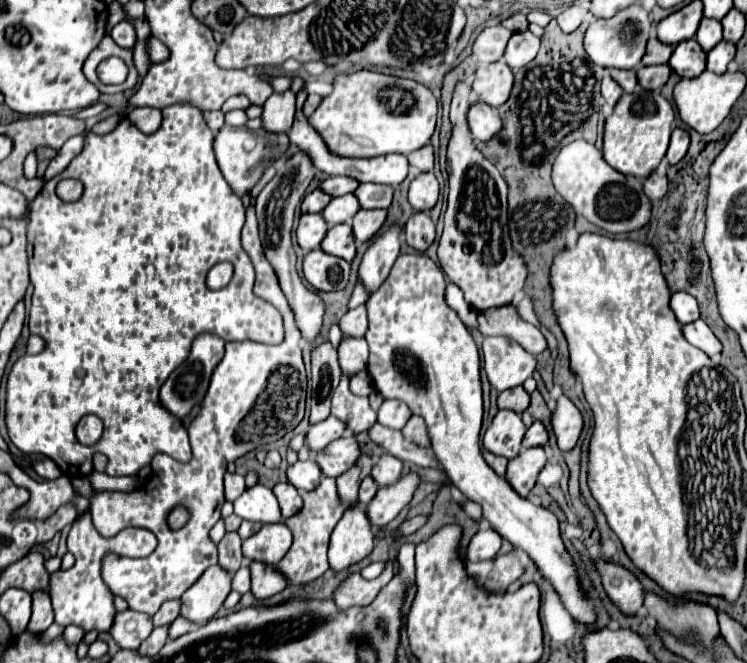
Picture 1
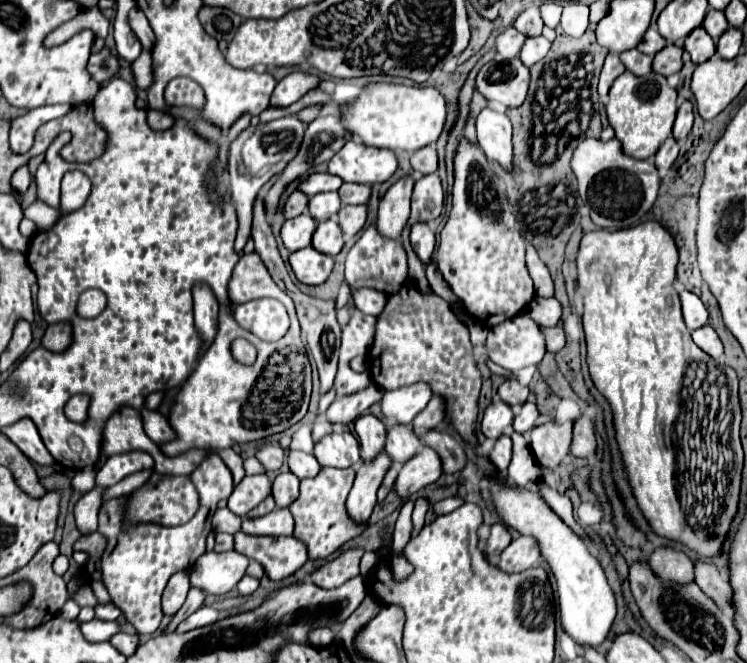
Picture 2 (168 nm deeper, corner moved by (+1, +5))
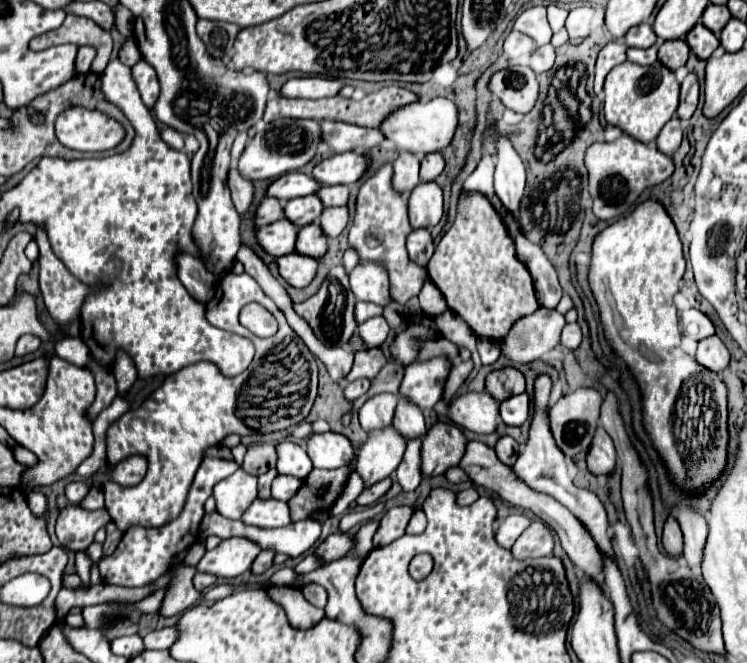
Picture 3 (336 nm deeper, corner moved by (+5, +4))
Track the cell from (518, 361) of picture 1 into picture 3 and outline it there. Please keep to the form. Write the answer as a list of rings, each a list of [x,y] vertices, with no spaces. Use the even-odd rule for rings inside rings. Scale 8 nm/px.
[[[540,307],[536,313],[516,321],[516,325],[512,325],[512,333],[508,333],[504,341],[498,341],[500,353],[518,365],[544,359],[544,355],[558,345],[562,327],[564,315],[554,309]]]

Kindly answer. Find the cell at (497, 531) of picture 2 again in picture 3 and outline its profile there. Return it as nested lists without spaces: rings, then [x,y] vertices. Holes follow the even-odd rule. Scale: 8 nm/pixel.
[[[514,513],[510,517],[506,517],[498,529],[496,529],[496,543],[504,549],[510,549],[514,545],[514,541],[520,537],[520,533],[530,525],[530,519],[526,515]]]

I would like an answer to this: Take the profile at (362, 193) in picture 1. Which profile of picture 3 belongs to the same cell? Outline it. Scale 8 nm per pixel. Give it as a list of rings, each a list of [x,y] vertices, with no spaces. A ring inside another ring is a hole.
[[[334,185],[334,187],[322,187],[318,193],[316,193],[322,203],[326,207],[332,207],[332,205],[346,205],[348,203],[348,197],[350,197],[350,189],[346,185]]]

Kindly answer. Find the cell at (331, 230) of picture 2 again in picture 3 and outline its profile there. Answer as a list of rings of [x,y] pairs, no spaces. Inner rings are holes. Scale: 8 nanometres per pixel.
[[[318,223],[306,225],[304,229],[298,231],[298,241],[296,241],[296,251],[304,253],[308,257],[320,259],[328,251],[328,237],[324,237],[324,231],[320,229]]]

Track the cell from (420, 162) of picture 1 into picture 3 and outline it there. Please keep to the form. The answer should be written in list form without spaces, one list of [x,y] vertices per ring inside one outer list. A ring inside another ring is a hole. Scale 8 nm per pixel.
[[[428,153],[422,161],[420,161],[420,181],[432,181],[436,179],[444,169],[444,159],[442,153]]]

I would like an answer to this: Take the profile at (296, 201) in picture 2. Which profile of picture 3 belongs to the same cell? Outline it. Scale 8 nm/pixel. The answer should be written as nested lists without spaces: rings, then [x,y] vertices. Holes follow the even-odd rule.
[[[266,197],[264,201],[262,201],[262,205],[258,207],[258,211],[256,211],[256,225],[258,227],[264,227],[264,225],[268,225],[268,223],[272,223],[272,221],[278,221],[280,217],[284,217],[284,207],[282,207],[282,203],[274,197]]]

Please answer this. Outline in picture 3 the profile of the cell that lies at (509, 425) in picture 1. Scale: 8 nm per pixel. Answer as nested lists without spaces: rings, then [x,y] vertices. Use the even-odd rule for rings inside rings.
[[[466,391],[450,401],[450,419],[462,429],[474,431],[478,435],[490,435],[496,431],[500,405],[488,393]]]

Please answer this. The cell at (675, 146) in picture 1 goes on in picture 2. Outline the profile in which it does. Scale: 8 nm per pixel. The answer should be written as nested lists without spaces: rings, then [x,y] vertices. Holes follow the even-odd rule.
[[[686,100],[678,108],[678,116],[676,116],[676,122],[674,122],[676,140],[682,140],[692,130],[692,122],[694,122],[694,106],[692,106],[690,100]]]

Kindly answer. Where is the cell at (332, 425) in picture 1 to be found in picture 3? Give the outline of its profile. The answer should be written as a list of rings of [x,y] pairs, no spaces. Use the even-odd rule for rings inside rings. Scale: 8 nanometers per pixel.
[[[356,379],[354,383],[350,383],[346,389],[344,389],[344,399],[348,403],[354,403],[356,399],[360,399],[362,395],[366,395],[372,387],[372,381],[370,379]]]

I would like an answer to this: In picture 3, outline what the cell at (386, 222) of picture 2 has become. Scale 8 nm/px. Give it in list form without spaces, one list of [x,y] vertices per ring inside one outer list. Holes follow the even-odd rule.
[[[402,151],[400,157],[394,161],[392,189],[396,189],[396,193],[408,197],[408,193],[420,183],[418,169],[420,169],[420,161],[412,153]]]

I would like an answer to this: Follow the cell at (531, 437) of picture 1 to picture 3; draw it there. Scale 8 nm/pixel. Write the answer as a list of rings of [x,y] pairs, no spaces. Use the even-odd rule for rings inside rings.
[[[526,393],[514,395],[500,403],[500,417],[506,425],[520,427],[530,417],[530,397]]]

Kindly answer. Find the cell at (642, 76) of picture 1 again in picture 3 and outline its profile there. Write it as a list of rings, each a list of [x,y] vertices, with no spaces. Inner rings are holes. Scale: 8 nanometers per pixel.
[[[676,39],[676,41],[664,41],[660,47],[658,47],[658,61],[676,71],[678,67],[686,65],[686,59],[688,59],[688,53],[690,53],[690,47],[686,41],[682,39]]]

